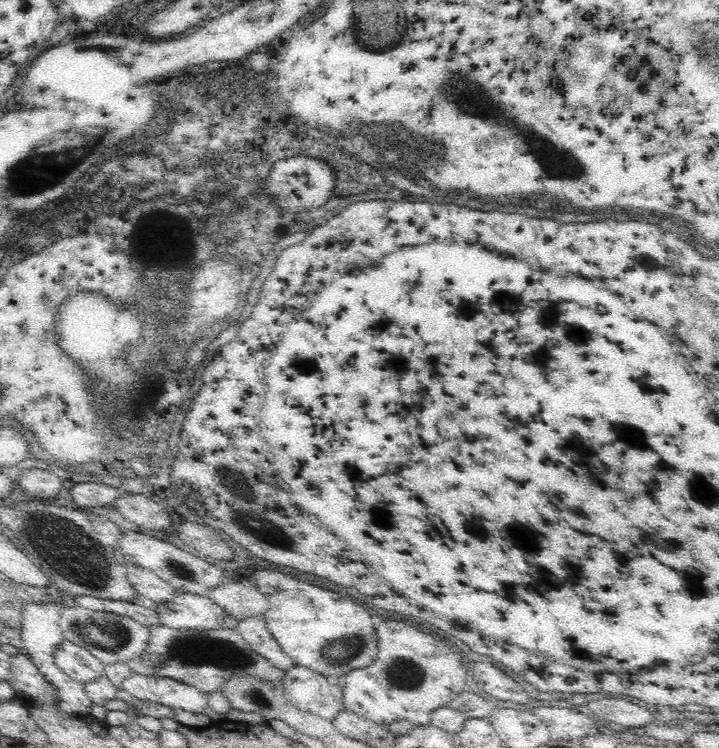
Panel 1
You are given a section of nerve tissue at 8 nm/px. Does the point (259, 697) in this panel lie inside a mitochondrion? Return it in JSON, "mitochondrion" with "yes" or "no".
{"mitochondrion":"yes"}

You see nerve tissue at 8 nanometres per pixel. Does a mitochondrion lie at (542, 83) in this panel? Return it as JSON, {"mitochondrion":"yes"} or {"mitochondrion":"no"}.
{"mitochondrion":"no"}

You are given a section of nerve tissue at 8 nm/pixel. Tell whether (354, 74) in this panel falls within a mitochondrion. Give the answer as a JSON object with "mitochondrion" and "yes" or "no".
{"mitochondrion":"no"}

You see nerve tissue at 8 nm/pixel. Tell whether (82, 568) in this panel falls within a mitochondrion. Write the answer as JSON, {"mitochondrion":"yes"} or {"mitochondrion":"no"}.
{"mitochondrion":"yes"}

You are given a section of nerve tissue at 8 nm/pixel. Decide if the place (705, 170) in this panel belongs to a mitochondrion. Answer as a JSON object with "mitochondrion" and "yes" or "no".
{"mitochondrion":"no"}

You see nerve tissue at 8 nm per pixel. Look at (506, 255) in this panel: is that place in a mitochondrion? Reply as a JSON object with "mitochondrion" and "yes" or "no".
{"mitochondrion":"no"}

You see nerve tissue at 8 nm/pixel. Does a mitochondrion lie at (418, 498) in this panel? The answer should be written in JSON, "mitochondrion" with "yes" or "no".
{"mitochondrion":"no"}

